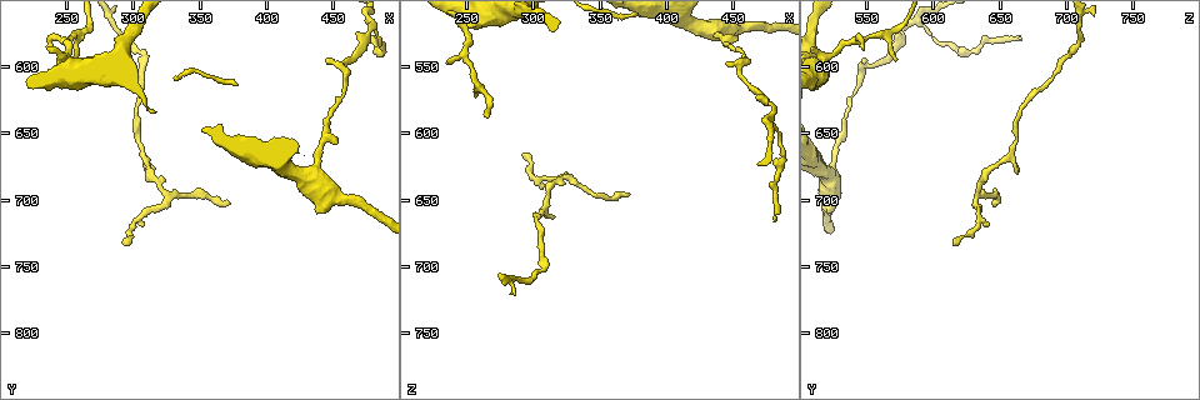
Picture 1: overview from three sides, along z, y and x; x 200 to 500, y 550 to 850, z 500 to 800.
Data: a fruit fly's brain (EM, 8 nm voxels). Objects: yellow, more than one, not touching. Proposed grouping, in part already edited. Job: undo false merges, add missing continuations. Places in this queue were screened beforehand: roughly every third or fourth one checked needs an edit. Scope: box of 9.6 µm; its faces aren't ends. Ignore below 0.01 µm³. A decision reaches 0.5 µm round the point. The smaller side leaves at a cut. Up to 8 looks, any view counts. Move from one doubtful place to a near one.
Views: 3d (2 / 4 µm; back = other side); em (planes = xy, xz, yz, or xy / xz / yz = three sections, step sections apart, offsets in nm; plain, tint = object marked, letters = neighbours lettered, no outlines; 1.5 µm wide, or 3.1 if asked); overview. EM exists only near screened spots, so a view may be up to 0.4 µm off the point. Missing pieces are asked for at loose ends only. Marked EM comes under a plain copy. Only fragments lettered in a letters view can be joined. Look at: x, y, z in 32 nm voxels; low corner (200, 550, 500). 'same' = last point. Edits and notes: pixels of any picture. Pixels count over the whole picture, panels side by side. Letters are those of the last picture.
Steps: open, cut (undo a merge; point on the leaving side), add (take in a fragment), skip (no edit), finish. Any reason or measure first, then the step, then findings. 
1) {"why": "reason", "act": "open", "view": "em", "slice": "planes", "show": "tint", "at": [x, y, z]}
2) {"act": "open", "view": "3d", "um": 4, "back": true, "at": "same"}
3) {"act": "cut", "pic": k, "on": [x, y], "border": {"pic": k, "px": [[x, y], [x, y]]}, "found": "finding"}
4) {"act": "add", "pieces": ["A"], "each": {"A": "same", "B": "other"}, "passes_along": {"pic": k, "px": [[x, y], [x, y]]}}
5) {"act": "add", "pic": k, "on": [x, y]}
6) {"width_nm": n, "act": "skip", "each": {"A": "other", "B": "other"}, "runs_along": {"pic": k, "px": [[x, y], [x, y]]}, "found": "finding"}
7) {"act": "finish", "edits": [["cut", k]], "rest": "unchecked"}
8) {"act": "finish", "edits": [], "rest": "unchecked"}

{"why": "sharp bend", "act": "open", "view": "em", "slice": "planes", "show": "letters", "at": [456, 600, 548]}

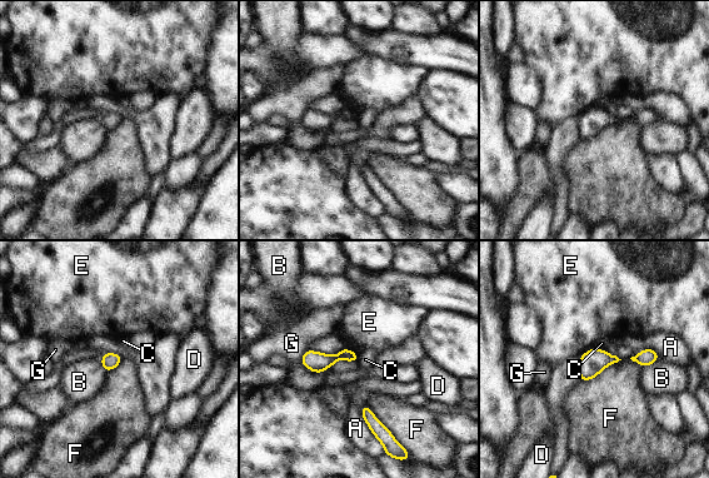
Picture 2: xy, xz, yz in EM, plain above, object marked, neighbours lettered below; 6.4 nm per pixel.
{"width_nm": 80, "act": "skip", "each": {"A": "other", "B": "other", "C": "other", "D": "other", "E": "other", "F": "other", "G": "other"}, "border": {"pic": 2, "px": [[620, 359], [580, 381]]}, "found": "one cell here"}

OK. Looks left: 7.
{"why": "tapers out", "act": "open", "view": "3d", "um": 4, "at": [482, 580, 666]}

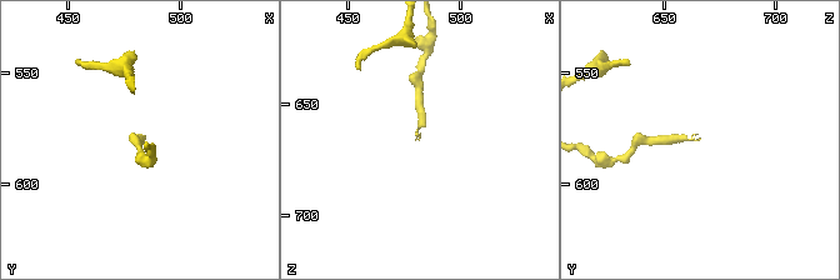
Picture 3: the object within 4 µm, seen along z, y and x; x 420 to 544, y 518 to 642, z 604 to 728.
{"why": "shape alone is not enough", "act": "open", "view": "em", "slice": "xy", "step": 8, "show": "tint", "at": [482, 580, 666]}

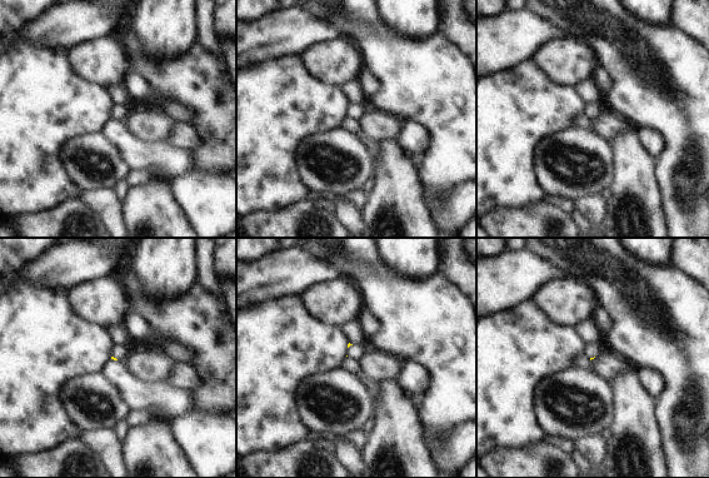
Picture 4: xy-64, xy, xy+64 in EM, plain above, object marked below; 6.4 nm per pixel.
{"why": "cut it another way", "act": "open", "view": "em", "slice": "planes", "show": "letters", "at": "same"}

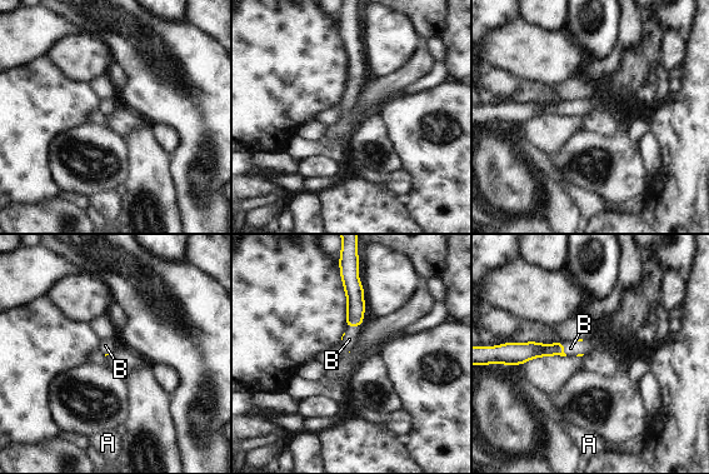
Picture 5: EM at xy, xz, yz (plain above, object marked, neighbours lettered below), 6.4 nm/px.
{"act": "add", "pic": 5, "on": [349, 339], "each": {"A": "other", "B": "same"}, "passes_along": {"pic": 5, "px": [[353, 288], [354, 325], [349, 339]]}, "found": "the cell continues"}

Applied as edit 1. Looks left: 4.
{"act": "open", "view": "overview"}

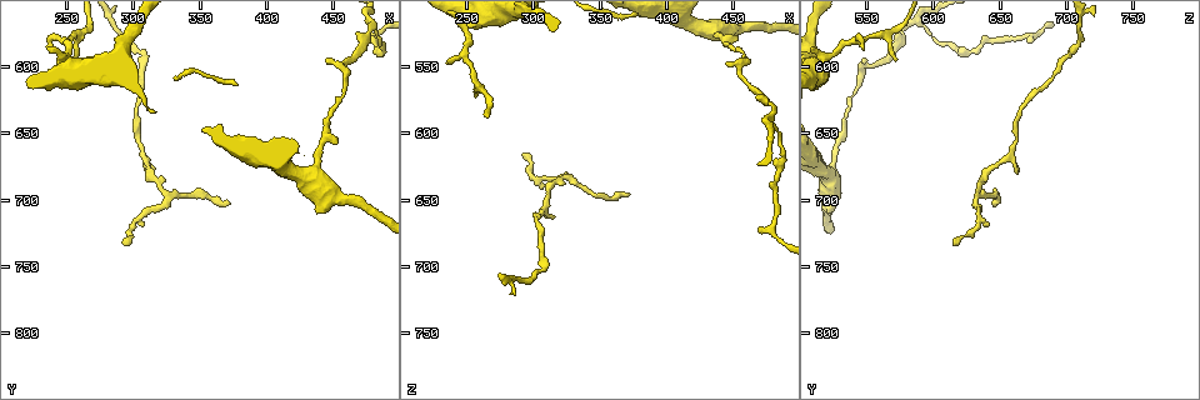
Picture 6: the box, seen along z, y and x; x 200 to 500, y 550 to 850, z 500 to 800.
{"act": "open", "view": "3d", "um": 4, "at": [292, 732, 614]}

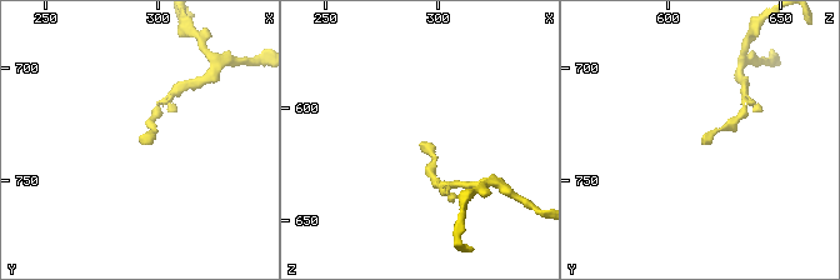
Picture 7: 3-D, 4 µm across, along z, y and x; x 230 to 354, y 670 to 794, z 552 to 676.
{"act": "open", "view": "em", "slice": "planes", "show": "letters", "at": [292, 734, 616]}

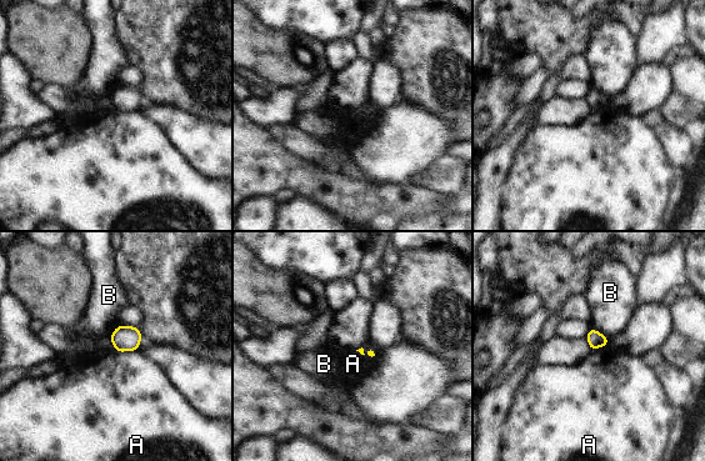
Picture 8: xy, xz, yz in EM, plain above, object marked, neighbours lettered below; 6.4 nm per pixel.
{"act": "skip", "each": {"A": "other", "B": "other"}, "border": {"pic": 8, "px": [[136, 349], [116, 352]]}, "found": "none of them fits"}

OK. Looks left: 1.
{"act": "finish", "edits": [["add", 5]], "rest": "unchecked"}

